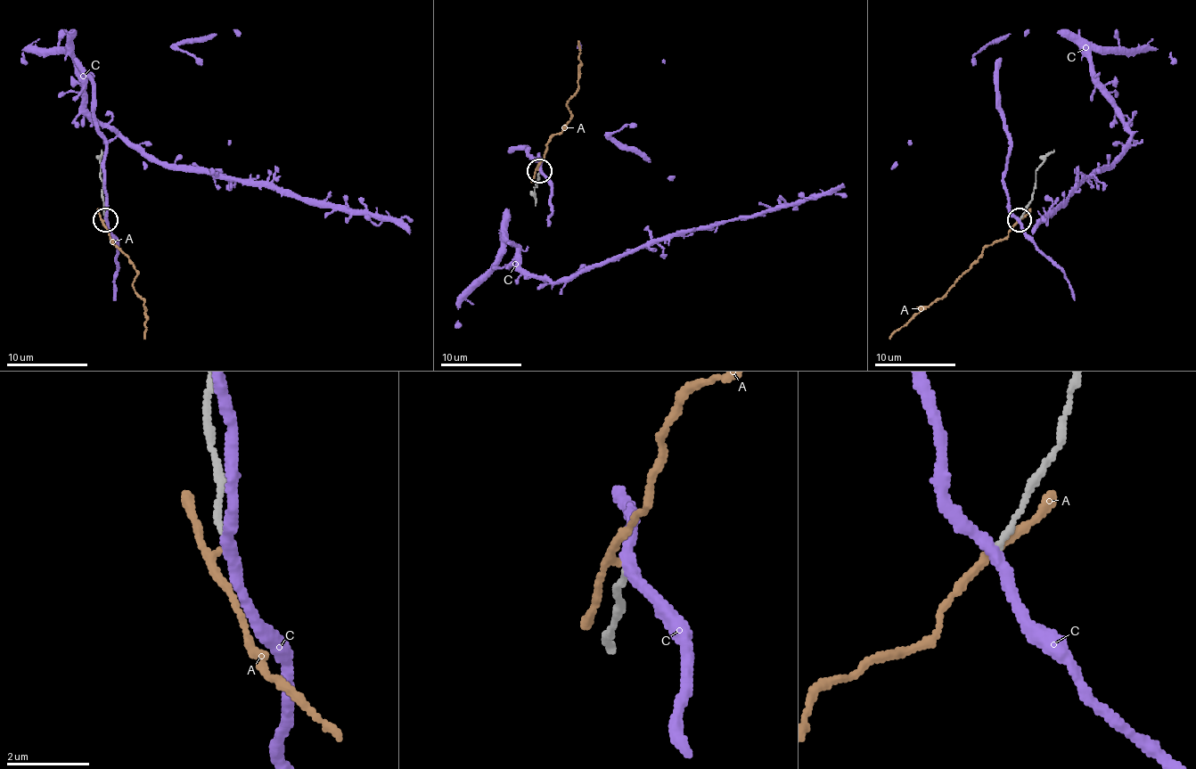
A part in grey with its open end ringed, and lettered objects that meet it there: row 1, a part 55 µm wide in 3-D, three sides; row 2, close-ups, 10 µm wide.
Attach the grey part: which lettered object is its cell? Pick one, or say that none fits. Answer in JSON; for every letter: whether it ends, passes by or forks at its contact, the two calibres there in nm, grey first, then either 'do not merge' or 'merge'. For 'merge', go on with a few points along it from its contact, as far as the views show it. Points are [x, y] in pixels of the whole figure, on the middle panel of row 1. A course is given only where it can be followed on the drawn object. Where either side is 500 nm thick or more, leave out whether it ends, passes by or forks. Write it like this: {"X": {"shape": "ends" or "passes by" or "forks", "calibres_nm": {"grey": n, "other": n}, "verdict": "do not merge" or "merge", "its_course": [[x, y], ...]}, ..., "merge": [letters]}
{"A": {"shape": "passes by", "calibres_nm": {"grey": 150, "other": 160}, "verdict": "merge", "its_course": [[539, 170], [536, 167], [549, 140], [563, 129], [571, 116], [567, 102], [577, 89], [577, 40]]}, "C": {"shape": "passes by", "calibres_nm": {"grey": 150, "other": 280}, "verdict": "do not merge"}, "merge": ["A"]}

